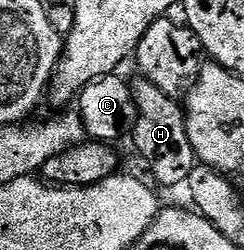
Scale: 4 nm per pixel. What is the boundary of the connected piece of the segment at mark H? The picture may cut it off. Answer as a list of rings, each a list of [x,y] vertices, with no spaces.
[[[136,76],[130,82],[134,98],[138,104],[138,120],[130,135],[130,142],[148,161],[152,174],[164,186],[183,187],[188,181],[190,172],[197,166],[198,159],[190,144],[190,136],[186,132],[184,108],[173,95],[162,92],[151,80]]]

